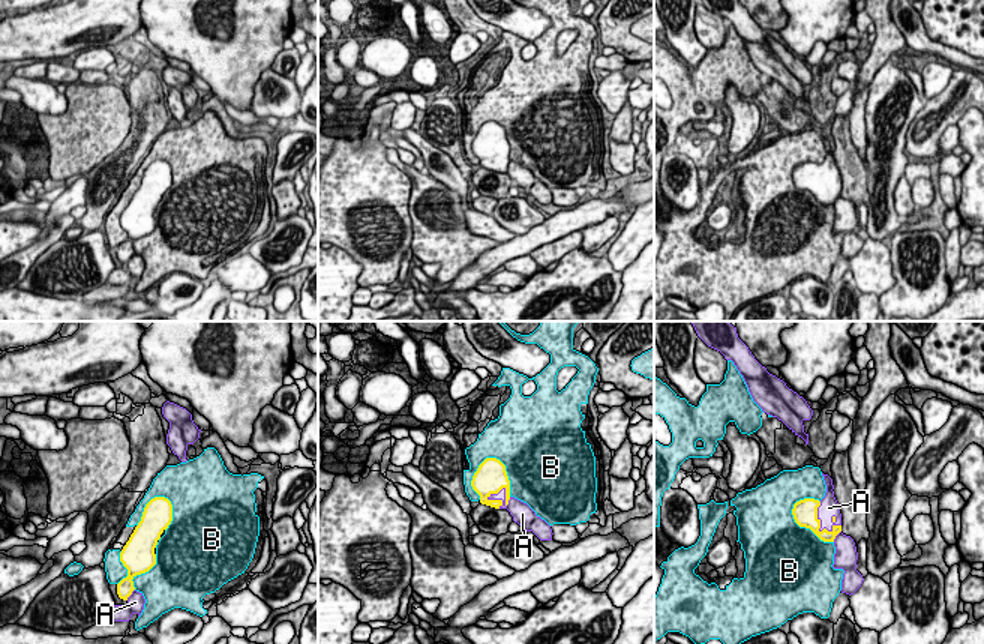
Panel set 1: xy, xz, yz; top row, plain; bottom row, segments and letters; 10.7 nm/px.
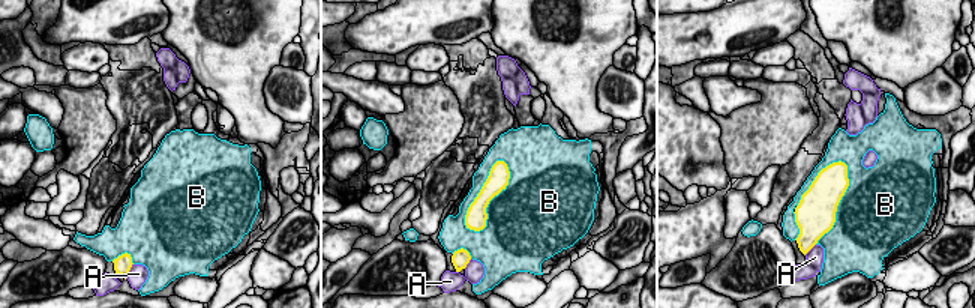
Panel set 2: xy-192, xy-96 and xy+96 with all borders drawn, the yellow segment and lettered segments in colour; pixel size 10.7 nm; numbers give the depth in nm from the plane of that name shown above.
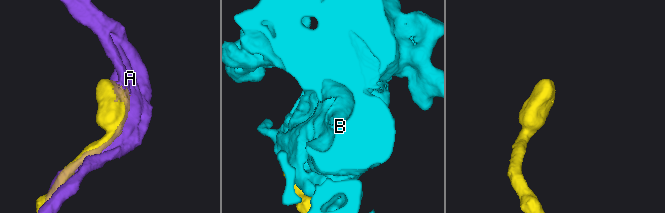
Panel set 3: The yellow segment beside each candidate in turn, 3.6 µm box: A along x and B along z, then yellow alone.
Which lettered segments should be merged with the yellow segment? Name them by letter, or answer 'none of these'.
A

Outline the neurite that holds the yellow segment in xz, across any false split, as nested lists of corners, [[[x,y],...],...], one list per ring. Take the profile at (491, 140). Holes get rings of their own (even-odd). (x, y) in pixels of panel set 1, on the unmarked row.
[[[486,122],[474,137],[471,150],[480,159],[482,168],[507,173],[513,185],[526,195],[532,195],[540,204],[552,204],[550,189],[526,167],[510,159],[510,144],[500,123]]]

